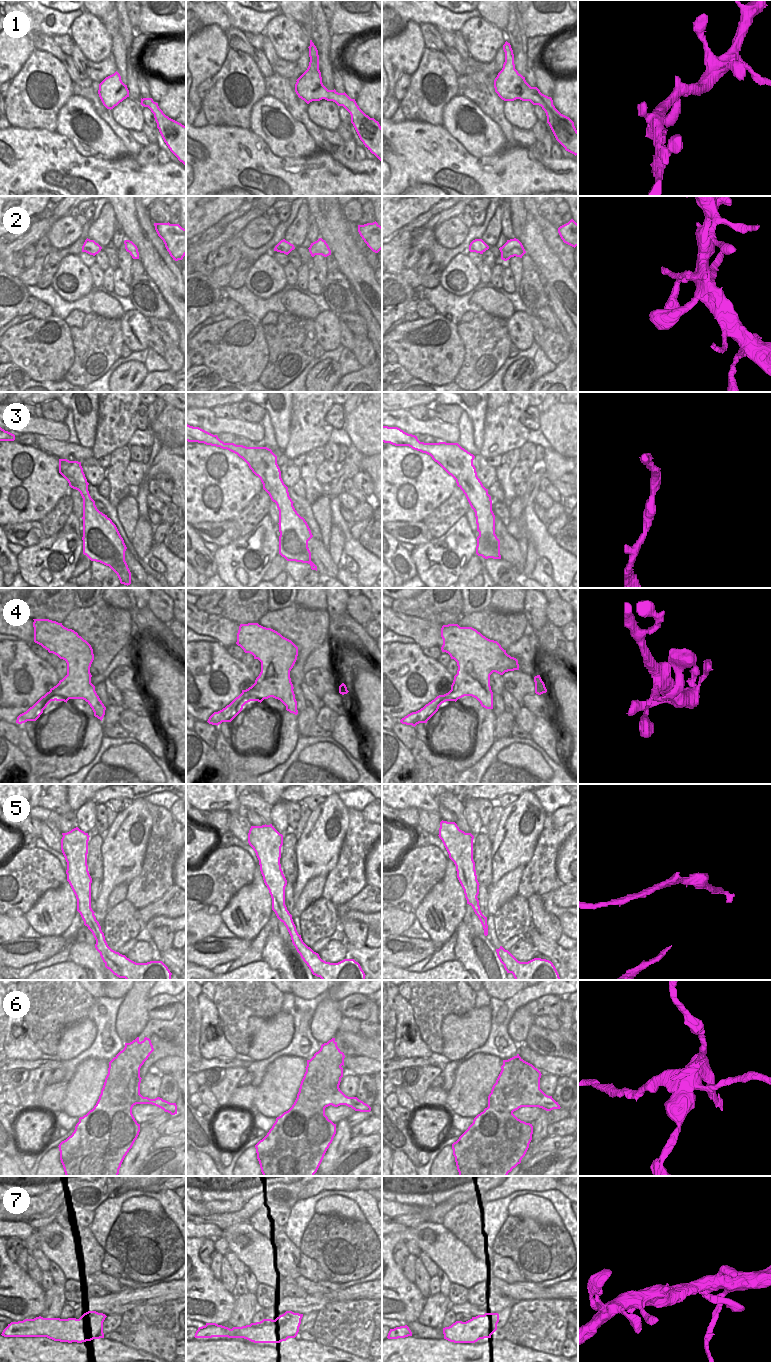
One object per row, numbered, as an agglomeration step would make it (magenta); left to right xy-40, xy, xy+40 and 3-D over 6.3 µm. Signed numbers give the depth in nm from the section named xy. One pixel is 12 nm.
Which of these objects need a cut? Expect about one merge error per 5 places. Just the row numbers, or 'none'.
6

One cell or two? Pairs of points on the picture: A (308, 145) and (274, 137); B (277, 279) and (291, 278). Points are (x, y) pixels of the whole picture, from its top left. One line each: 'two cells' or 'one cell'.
A: one cell
B: two cells

